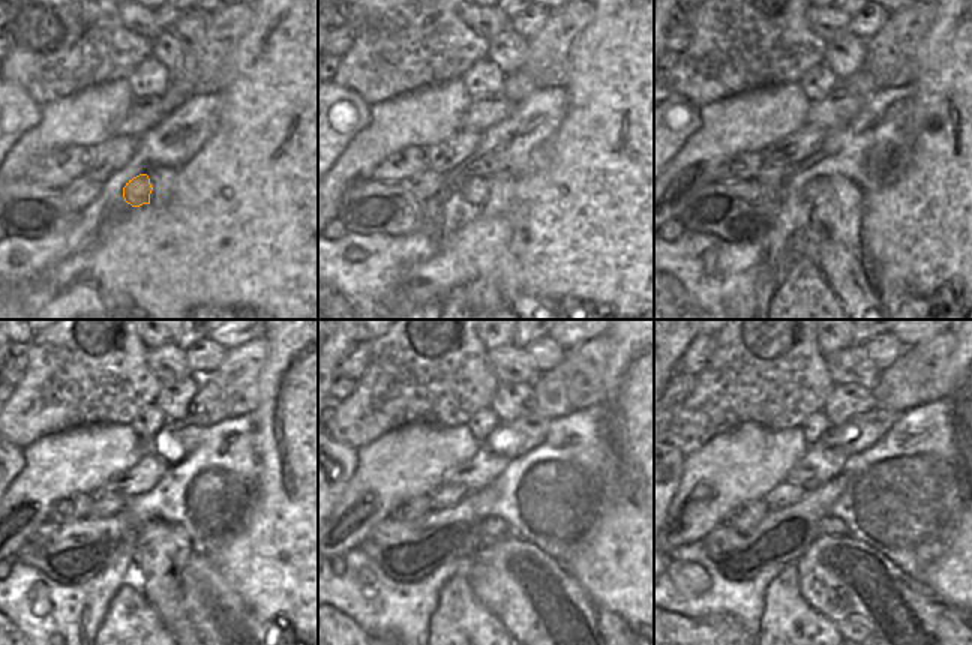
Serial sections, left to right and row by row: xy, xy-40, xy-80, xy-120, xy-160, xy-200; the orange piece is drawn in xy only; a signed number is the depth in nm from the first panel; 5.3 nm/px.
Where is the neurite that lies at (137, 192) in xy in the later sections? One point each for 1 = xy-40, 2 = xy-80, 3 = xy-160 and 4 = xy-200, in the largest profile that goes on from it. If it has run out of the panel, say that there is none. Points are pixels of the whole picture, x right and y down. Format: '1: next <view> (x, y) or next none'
1: next xy-40 (476, 191)
2: next xy-80 (813, 189)
3: next xy-160 (492, 528)
4: next xy-200 (831, 525)

